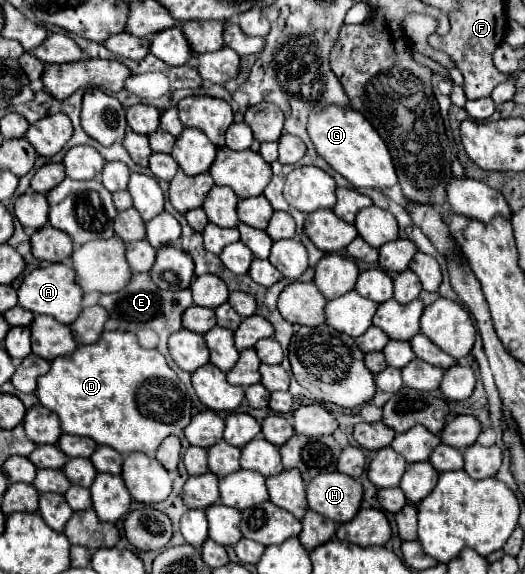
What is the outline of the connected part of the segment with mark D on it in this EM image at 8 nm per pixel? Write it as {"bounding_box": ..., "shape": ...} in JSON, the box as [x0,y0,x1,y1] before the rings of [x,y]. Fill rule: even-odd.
{"bounding_box":[36,331,192,455],"shape":[[[104,331],[96,343],[56,357],[50,371],[38,377],[36,395],[60,417],[64,433],[86,435],[122,455],[134,451],[154,455],[168,435],[180,433],[190,423],[192,409],[186,385],[168,367],[166,357],[140,347],[136,335],[128,331]]]}

